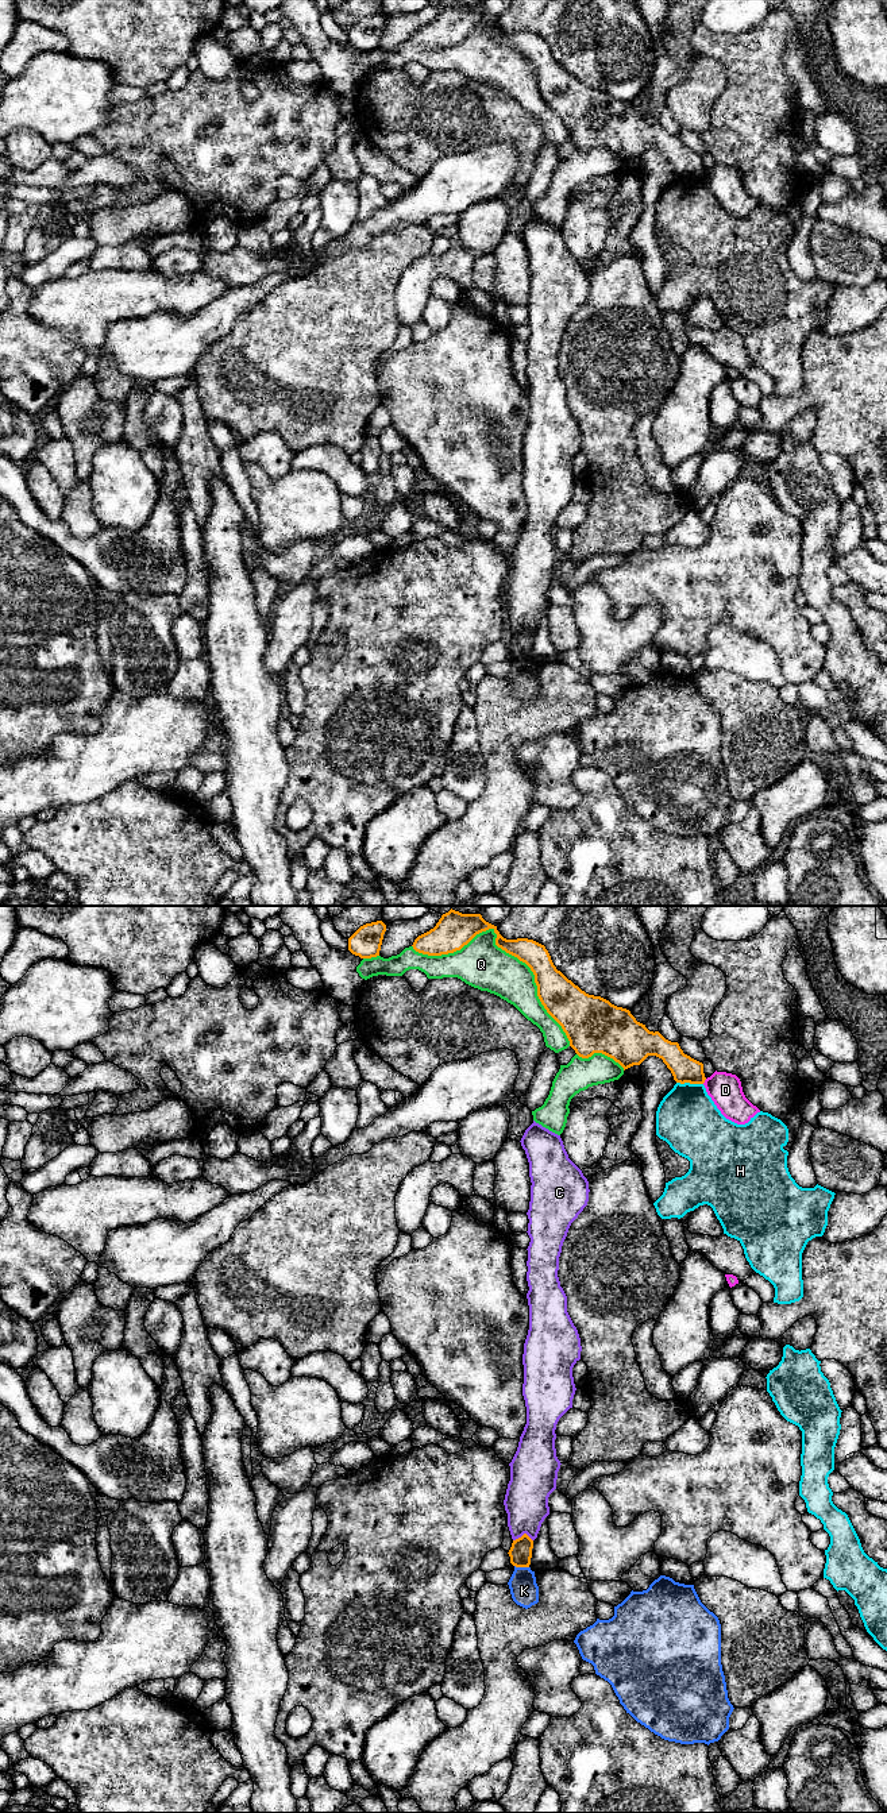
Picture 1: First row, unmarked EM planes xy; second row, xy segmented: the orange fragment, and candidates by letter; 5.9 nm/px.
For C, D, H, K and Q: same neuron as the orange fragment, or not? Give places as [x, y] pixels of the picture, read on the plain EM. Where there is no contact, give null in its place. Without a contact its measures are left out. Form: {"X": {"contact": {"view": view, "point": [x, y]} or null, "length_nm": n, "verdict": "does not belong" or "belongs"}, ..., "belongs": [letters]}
{"C": {"contact": {"view": "xy", "point": [524, 627]}, "length_nm": 120, "verdict": "does not belong"}, "D": {"contact": {"view": "xy", "point": [704, 174]}, "length_nm": 40, "verdict": "does not belong"}, "H": {"contact": {"view": "xy", "point": [690, 176]}, "length_nm": 160, "verdict": "does not belong"}, "K": {"contact": {"view": "xy", "point": [521, 659]}, "length_nm": 90, "verdict": "does not belong"}, "Q": {"contact": {"view": "xy", "point": [504, 42]}, "length_nm": 1100, "verdict": "does not belong"}, "belongs": []}

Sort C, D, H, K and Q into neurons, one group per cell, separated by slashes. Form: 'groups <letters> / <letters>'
groups C / D / H / K / Q

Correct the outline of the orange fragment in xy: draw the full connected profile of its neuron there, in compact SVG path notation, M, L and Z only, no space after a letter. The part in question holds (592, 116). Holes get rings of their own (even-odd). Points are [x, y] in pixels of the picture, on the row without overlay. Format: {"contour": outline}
{"contour": "M450 3L429 24L419 28L413 42L428 49L460 43L477 27L493 22L495 38L525 55L535 67L537 89L547 105L562 119L570 139L582 151L602 146L624 163L640 158L648 148L663 153L676 175L703 177L703 157L684 147L678 135L649 124L629 103L589 88L554 58L544 38L528 32L506 32L481 7Z"}

